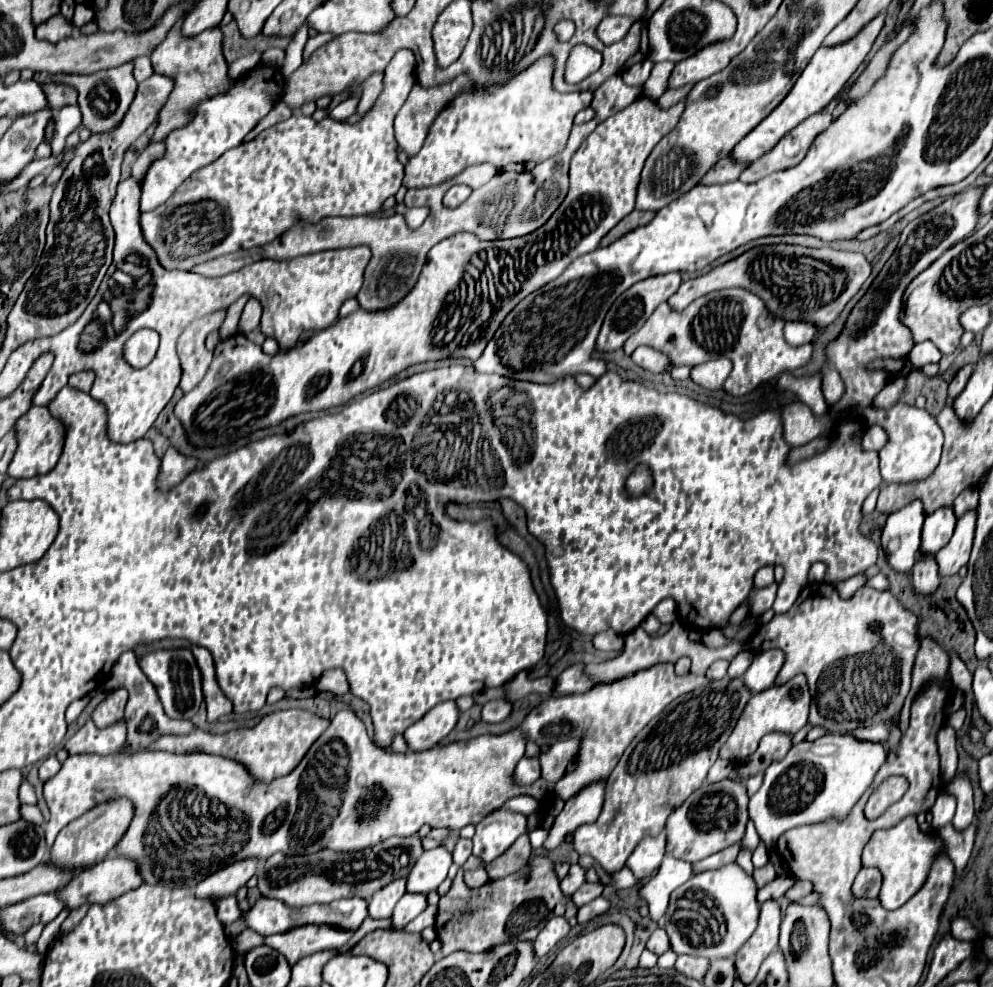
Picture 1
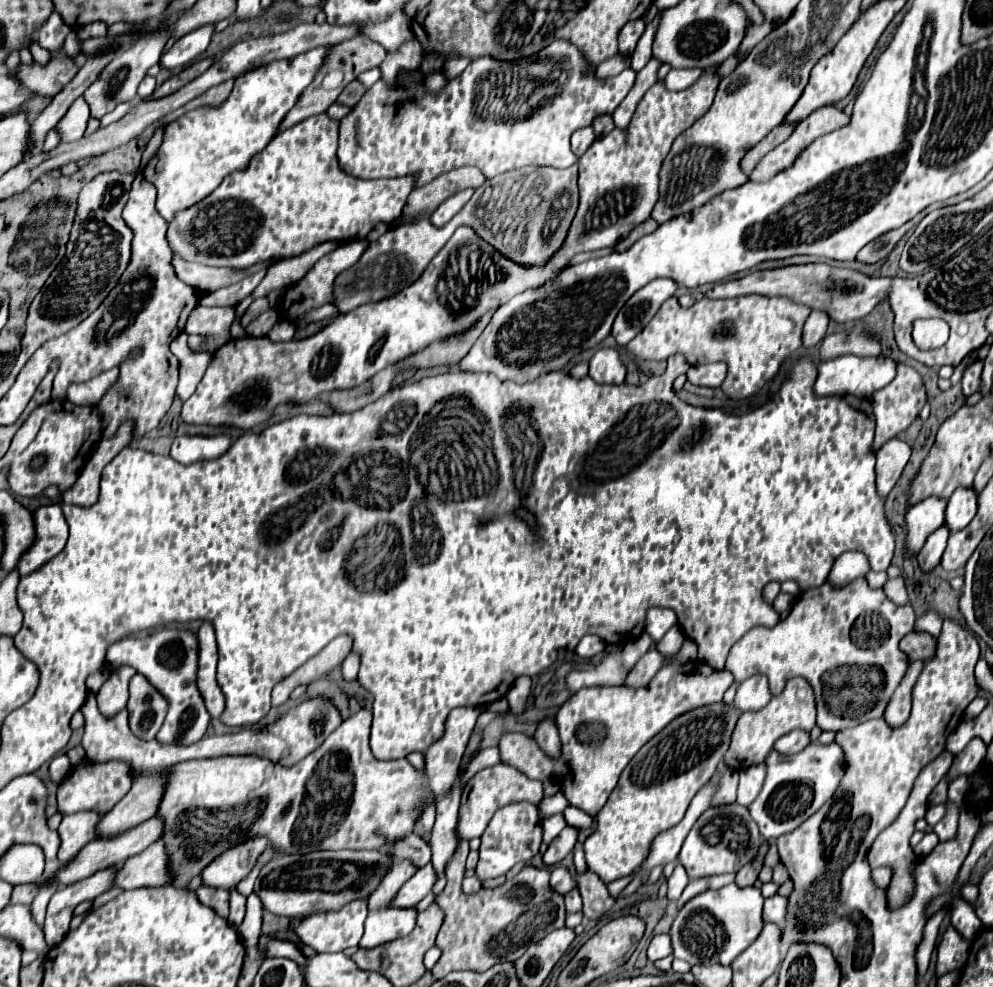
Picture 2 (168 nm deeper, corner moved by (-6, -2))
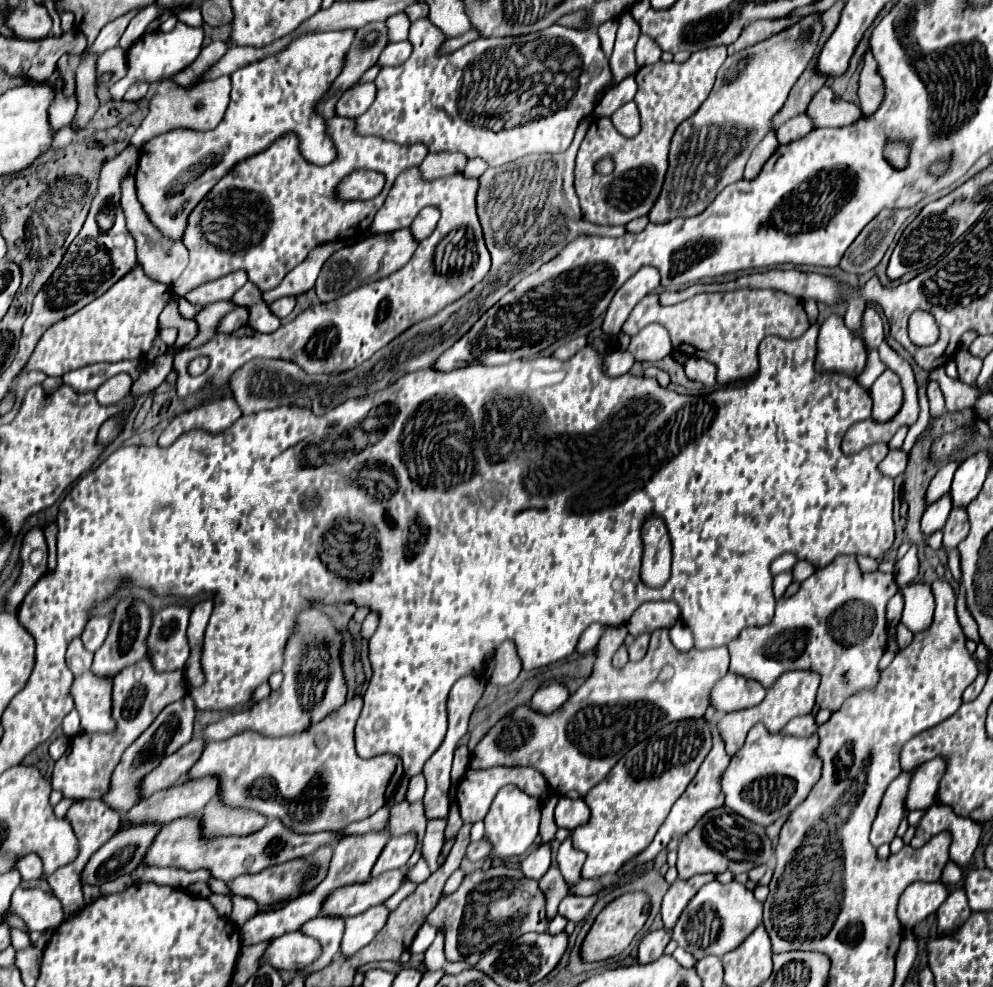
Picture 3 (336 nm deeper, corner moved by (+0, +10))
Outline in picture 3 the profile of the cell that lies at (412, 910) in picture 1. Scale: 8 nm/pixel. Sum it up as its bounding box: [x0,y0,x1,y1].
[340,904,390,958]

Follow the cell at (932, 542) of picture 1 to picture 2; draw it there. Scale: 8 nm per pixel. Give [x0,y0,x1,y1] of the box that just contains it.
[944,488,976,534]

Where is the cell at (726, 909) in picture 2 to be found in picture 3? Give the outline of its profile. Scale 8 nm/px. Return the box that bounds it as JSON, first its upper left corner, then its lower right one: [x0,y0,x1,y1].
[674,882,762,958]

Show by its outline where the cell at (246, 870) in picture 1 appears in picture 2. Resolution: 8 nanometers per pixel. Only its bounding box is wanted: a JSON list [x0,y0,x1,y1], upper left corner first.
[202,840,268,888]

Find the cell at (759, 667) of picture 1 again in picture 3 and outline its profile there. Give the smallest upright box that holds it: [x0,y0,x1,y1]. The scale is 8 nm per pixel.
[710,672,766,712]

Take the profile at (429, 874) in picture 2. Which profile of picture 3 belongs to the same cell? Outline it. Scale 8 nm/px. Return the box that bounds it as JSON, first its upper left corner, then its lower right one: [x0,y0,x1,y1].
[322,870,404,918]

